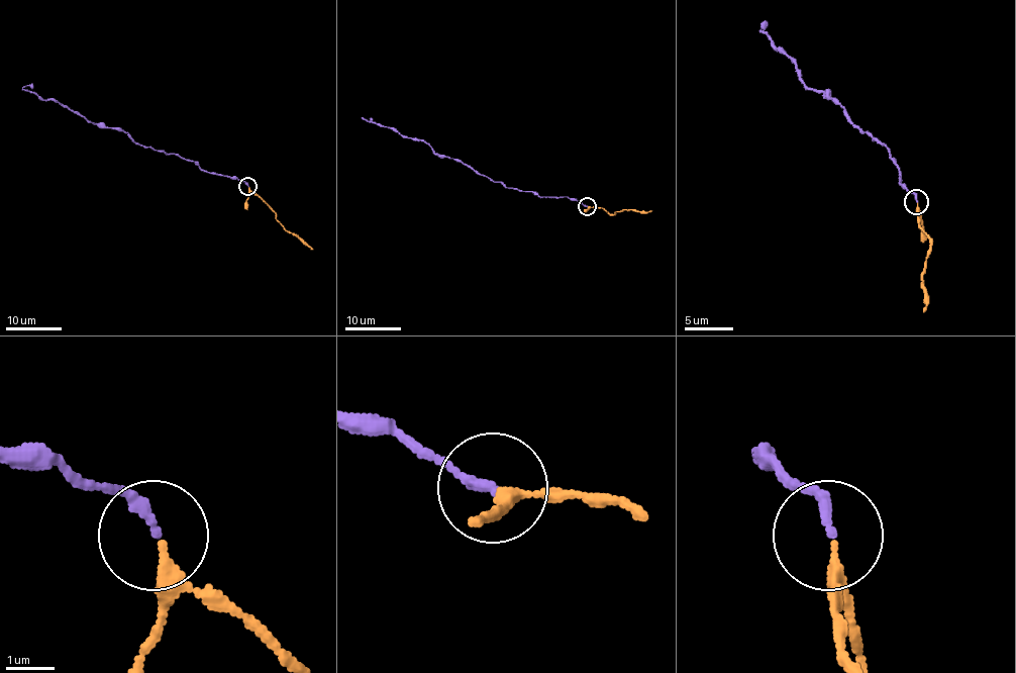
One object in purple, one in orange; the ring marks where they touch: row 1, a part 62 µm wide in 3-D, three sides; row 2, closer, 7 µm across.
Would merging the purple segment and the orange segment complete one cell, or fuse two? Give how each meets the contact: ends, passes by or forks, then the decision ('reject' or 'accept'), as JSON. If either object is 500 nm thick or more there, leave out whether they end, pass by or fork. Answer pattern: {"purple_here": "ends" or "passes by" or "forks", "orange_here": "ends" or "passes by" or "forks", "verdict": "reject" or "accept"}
{"purple_here": "ends", "orange_here": "passes by", "verdict": "accept"}

